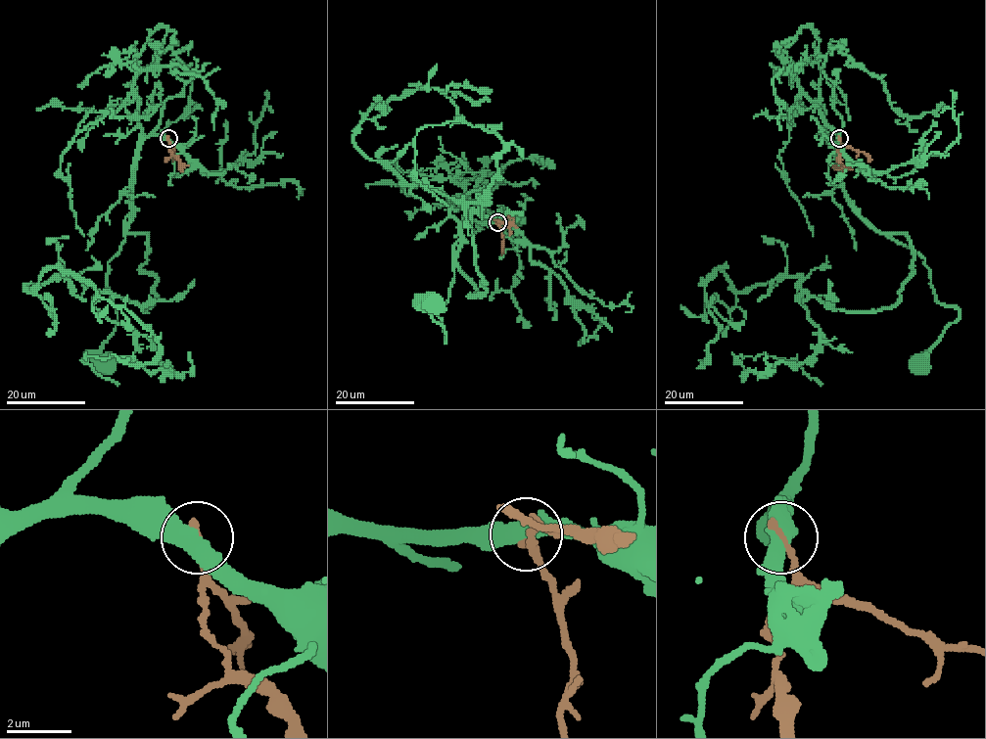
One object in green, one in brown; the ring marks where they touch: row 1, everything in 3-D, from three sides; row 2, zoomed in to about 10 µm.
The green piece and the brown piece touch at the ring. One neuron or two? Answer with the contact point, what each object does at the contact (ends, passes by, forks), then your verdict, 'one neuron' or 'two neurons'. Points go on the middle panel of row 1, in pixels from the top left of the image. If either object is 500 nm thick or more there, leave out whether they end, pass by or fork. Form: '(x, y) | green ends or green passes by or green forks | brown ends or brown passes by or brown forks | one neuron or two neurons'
(497, 222) | two neurons

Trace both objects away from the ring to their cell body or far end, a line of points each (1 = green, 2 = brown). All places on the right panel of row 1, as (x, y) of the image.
1: (839, 138), (844, 191), (856, 212), (868, 225), (924, 259), (935, 298), (959, 311), (959, 317), (917, 365)
2: (839, 138), (840, 164), (834, 167), (834, 164), (838, 166)

